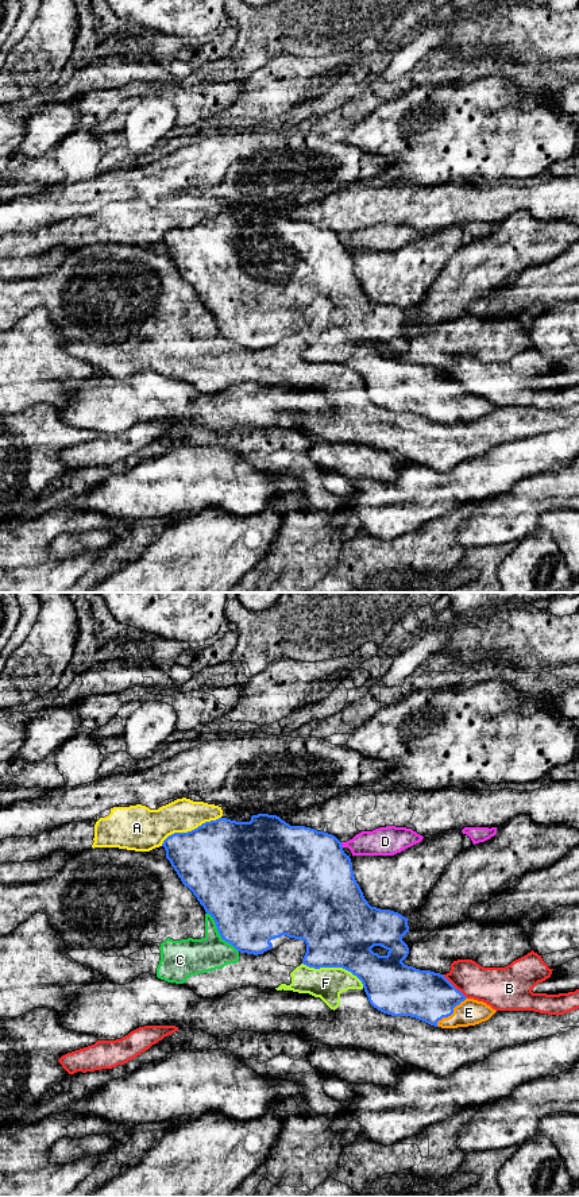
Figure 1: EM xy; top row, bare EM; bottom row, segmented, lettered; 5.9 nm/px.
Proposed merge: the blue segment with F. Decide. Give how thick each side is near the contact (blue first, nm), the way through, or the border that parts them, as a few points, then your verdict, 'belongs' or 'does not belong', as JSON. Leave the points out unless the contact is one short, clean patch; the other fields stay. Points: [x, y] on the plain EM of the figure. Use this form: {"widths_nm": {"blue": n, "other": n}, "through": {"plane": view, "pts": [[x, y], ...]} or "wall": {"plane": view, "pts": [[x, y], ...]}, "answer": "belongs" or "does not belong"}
{"widths_nm": {"blue": 440, "other": 190}, "wall": {"plane": "xy", "pts": [[302, 358], [315, 363], [344, 363], [363, 382]]}, "answer": "does not belong"}

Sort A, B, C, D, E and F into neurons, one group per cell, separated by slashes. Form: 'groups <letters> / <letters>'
groups A / B / C F / D / E

